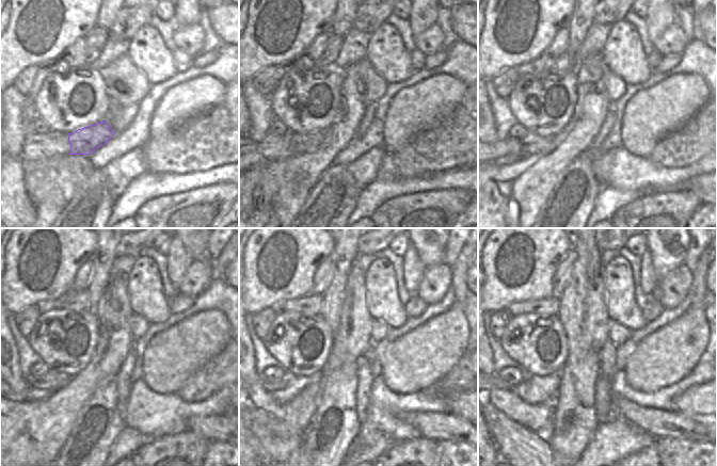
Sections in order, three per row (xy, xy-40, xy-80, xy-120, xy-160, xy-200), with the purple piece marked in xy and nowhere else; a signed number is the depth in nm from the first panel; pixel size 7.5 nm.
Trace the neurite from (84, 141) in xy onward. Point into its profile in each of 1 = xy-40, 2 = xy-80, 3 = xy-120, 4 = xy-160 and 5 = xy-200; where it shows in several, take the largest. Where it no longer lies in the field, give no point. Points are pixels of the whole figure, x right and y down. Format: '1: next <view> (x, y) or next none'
1: next xy-40 (304, 143)
2: next xy-80 (532, 144)
3: next xy-120 (54, 381)
4: next xy-160 (269, 387)
5: next xy-200 (499, 385)

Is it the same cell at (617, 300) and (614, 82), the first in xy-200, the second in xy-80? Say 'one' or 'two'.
two

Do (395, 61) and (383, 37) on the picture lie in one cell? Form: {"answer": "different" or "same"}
{"answer": "same"}

